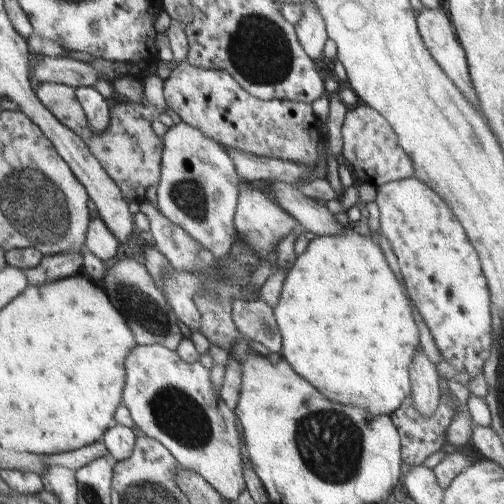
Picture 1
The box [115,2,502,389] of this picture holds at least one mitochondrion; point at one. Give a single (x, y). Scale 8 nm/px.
(258, 49)

